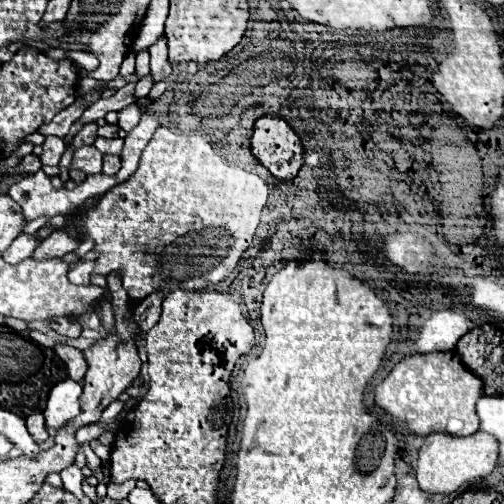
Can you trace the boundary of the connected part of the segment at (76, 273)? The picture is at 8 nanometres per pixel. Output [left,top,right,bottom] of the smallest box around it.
[69,262,93,286]

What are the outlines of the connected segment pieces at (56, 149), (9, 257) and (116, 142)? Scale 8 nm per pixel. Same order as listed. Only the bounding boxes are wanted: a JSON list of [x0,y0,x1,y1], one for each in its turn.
[[39,136,65,166],[3,234,37,264],[95,136,123,154]]

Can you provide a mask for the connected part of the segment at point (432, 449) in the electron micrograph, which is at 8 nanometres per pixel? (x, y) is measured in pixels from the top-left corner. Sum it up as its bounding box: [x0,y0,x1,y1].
[417,432,497,494]

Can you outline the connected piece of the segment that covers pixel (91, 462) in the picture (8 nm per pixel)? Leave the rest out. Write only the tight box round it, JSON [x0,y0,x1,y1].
[81,442,110,485]

